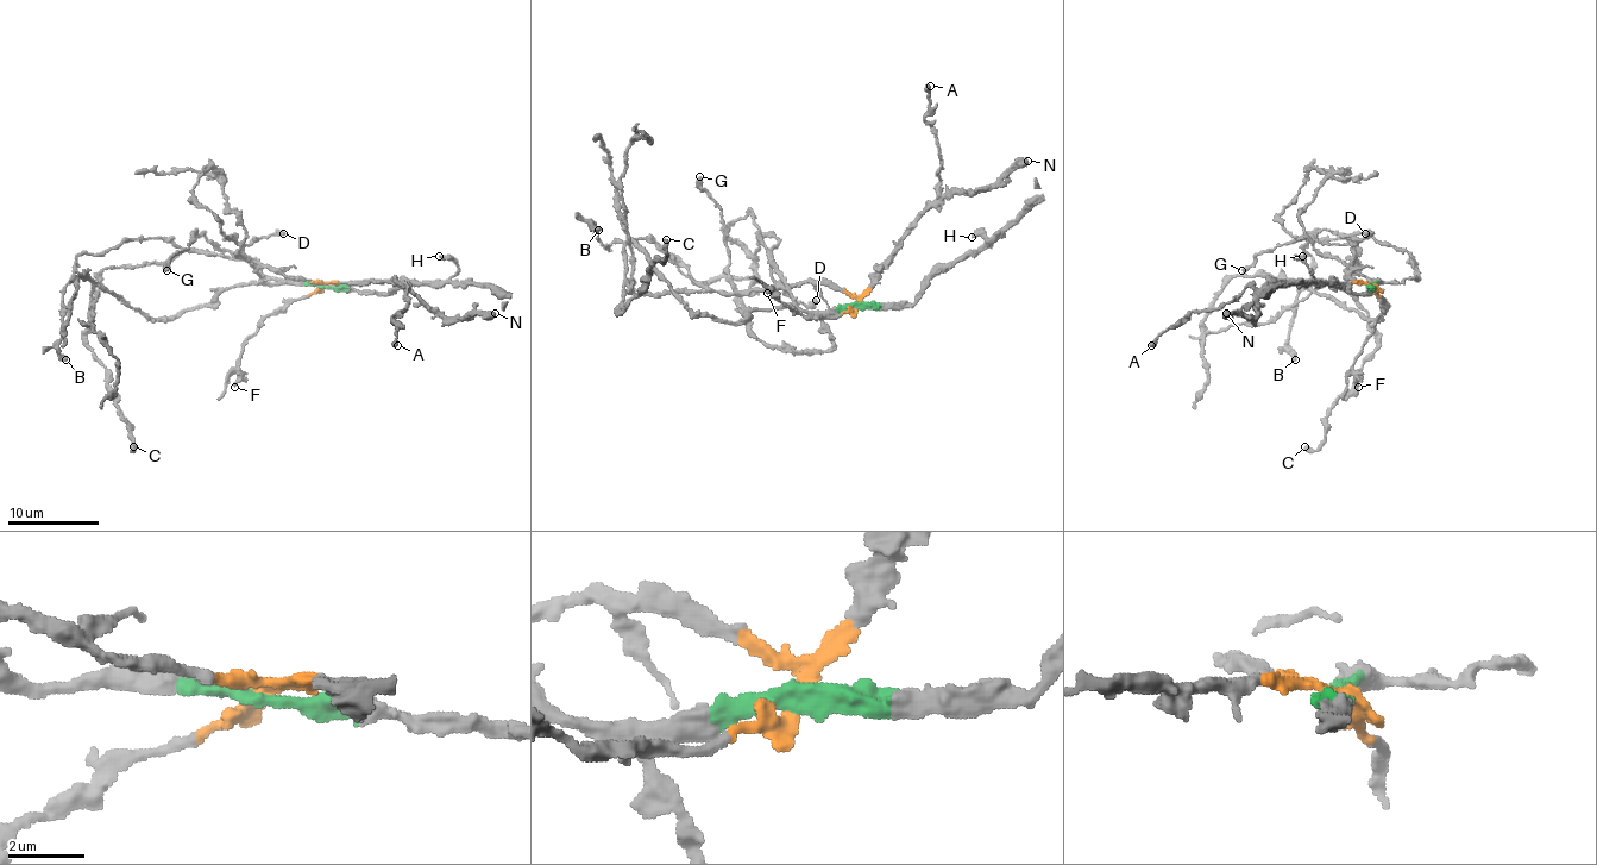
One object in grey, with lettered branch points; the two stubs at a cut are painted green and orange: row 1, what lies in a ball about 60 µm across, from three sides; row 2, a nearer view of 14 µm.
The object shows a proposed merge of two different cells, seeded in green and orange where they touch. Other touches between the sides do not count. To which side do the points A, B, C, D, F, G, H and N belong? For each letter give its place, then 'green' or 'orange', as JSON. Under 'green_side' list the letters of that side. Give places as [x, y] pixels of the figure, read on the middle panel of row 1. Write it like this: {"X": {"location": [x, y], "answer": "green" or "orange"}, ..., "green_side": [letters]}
{"A": {"location": [930, 86], "answer": "orange"}, "B": {"location": [598, 230], "answer": "orange"}, "C": {"location": [666, 239], "answer": "green"}, "D": {"location": [816, 300], "answer": "orange"}, "F": {"location": [767, 293], "answer": "orange"}, "G": {"location": [699, 176], "answer": "green"}, "H": {"location": [972, 237], "answer": "green"}, "N": {"location": [1028, 161], "answer": "orange"}, "green_side": ["C", "G", "H"]}

